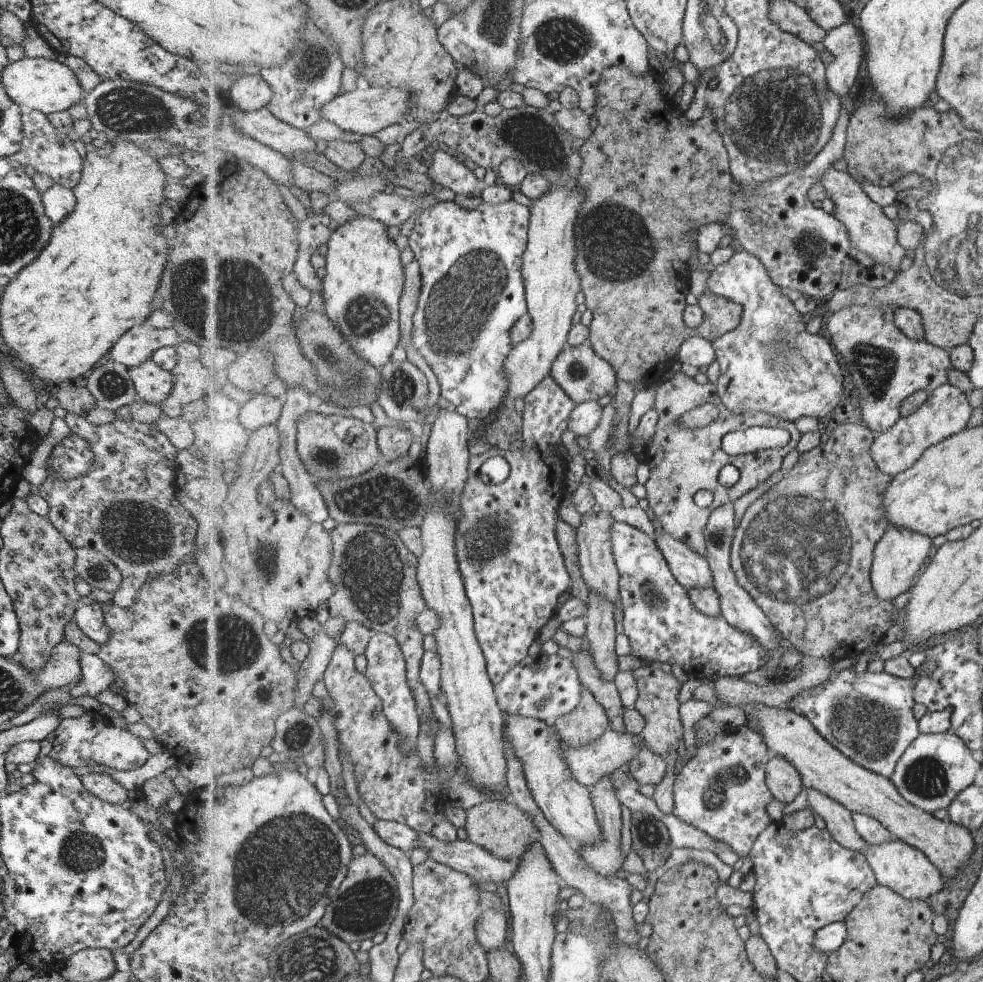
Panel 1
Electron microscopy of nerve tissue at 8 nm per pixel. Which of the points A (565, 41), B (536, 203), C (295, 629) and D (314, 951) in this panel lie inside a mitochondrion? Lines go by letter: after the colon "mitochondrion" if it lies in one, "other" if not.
A: mitochondrion
B: other
C: other
D: mitochondrion

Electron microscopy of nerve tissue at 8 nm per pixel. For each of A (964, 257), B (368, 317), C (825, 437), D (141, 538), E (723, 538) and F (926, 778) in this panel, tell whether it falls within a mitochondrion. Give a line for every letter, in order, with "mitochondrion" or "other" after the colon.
A: mitochondrion
B: mitochondrion
C: other
D: mitochondrion
E: mitochondrion
F: mitochondrion

